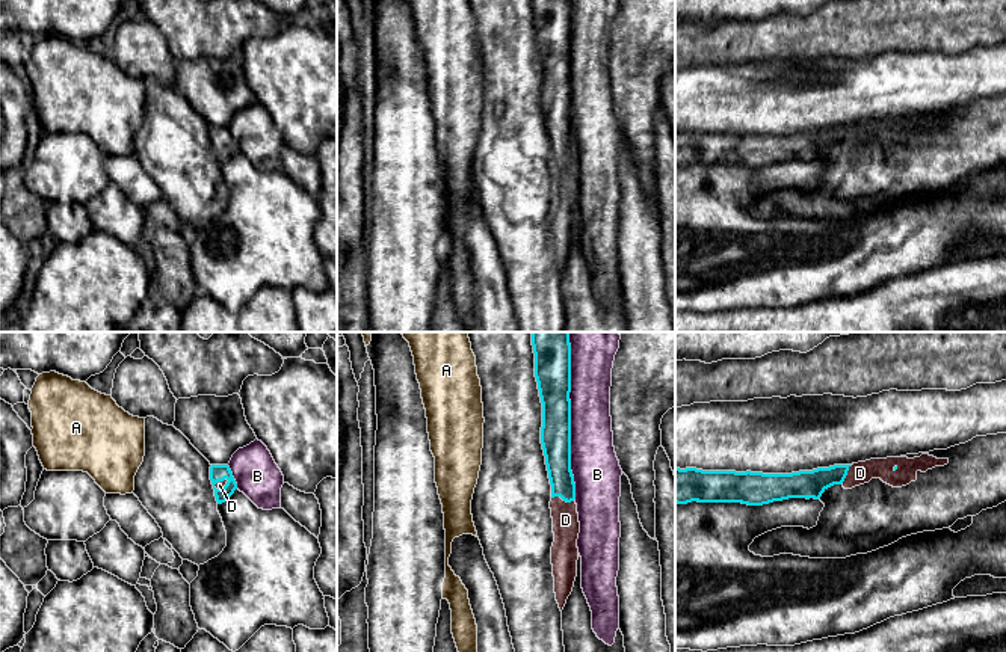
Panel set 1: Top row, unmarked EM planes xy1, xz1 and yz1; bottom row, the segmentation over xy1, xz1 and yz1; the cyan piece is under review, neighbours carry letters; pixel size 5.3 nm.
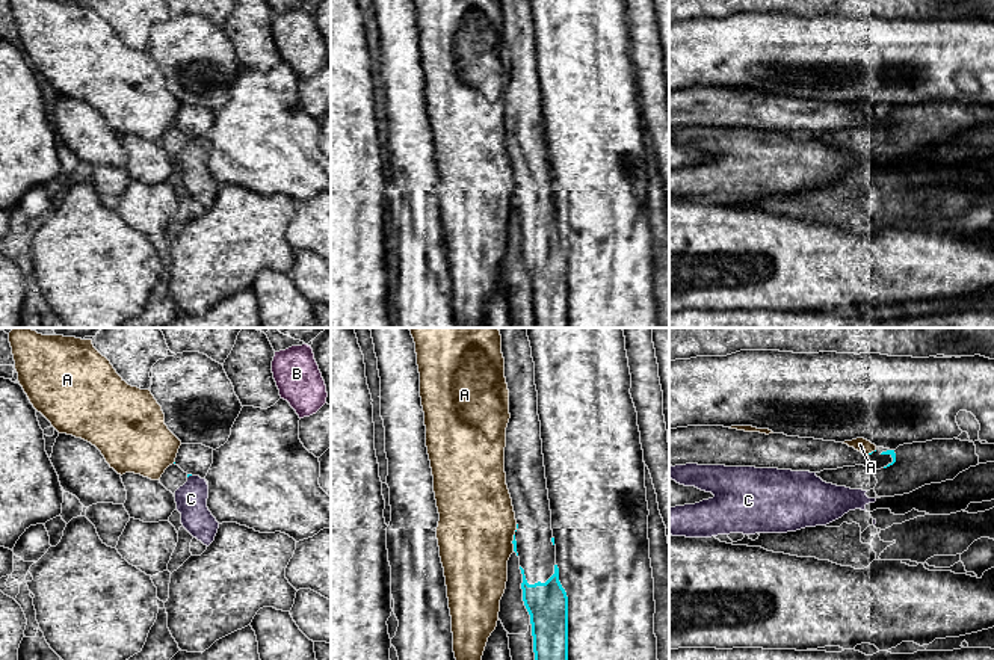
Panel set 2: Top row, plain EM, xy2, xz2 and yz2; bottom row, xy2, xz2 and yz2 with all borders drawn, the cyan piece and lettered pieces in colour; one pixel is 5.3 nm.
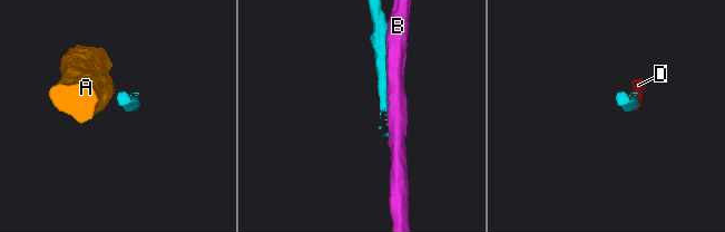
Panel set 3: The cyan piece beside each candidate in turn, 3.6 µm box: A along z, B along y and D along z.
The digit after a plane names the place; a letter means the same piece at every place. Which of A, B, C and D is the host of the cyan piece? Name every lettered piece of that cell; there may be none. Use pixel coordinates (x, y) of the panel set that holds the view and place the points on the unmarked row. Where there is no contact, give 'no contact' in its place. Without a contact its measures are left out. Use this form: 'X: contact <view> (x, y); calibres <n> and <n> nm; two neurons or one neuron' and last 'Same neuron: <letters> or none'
A: contact xz2 (512, 204); calibres 20 and 400 nm; two neurons
B: contact xz1 (570, 82); calibres 190 and 240 nm; two neurons
C: contact xy2 (189, 136); calibres 20 and 170 nm; two neurons
D: contact xz1 (562, 160); calibres 140 and 140 nm; one neuron
Same neuron: D

